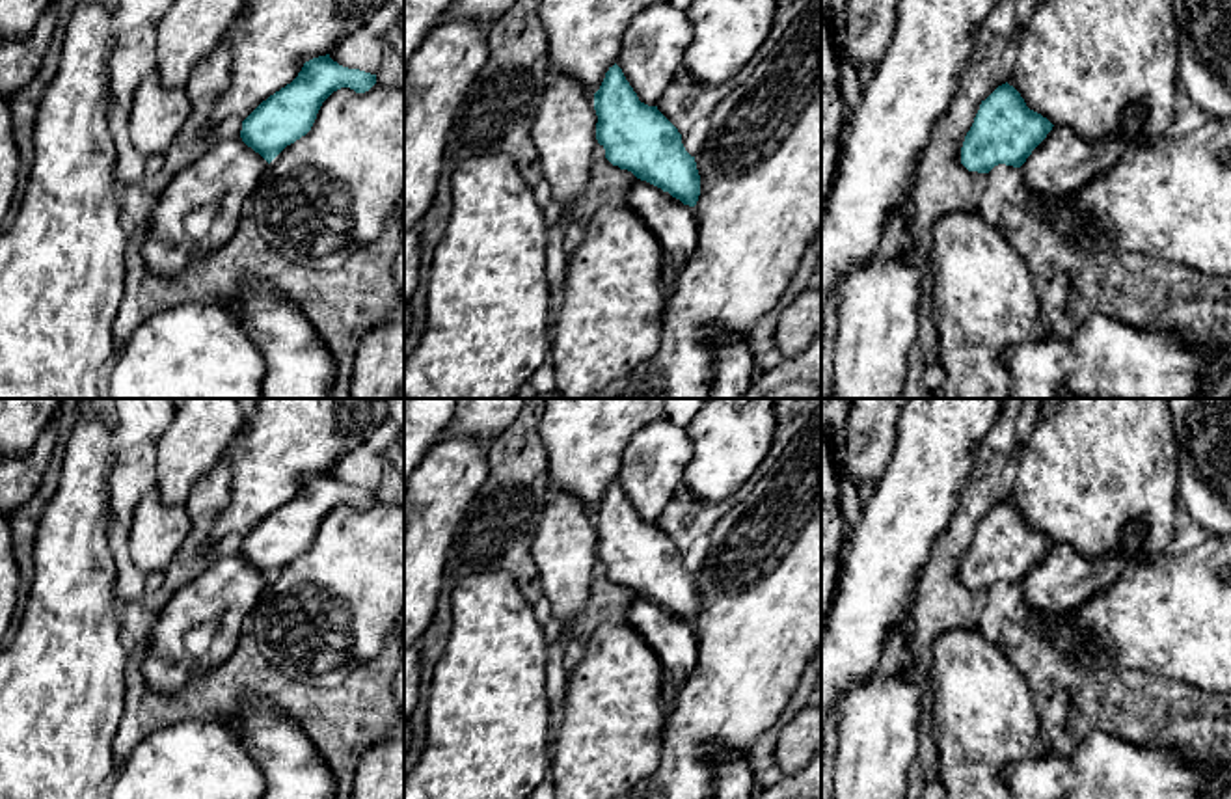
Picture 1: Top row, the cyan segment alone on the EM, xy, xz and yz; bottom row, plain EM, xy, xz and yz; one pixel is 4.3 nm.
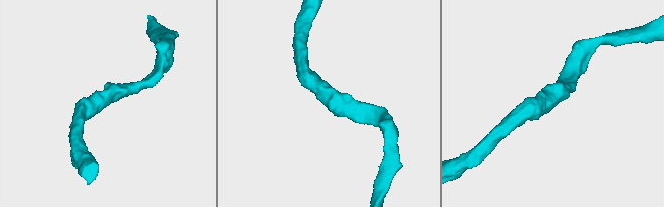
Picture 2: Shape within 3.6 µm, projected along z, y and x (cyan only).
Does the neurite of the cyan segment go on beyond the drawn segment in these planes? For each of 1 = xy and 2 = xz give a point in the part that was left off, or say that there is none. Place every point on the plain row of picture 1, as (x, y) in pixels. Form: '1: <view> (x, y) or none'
1: none
2: none

